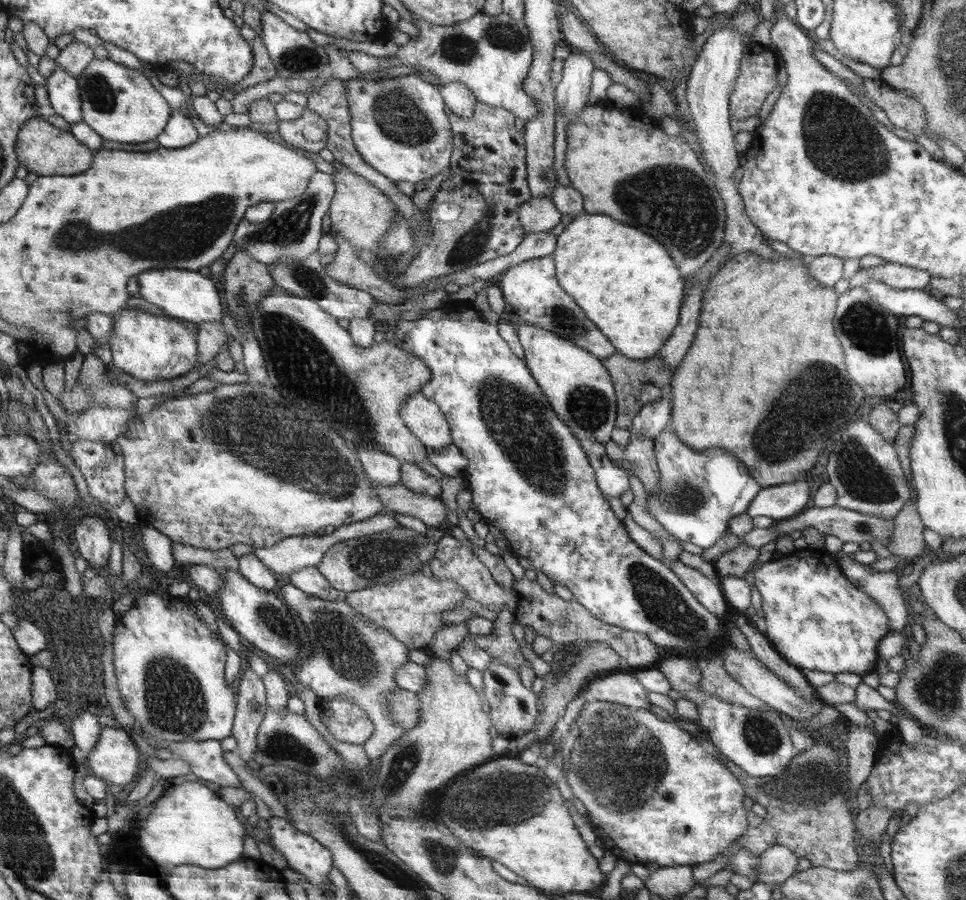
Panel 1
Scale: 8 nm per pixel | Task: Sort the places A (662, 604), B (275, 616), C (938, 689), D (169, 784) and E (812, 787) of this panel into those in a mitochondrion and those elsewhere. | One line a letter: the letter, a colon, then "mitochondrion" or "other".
A: mitochondrion
B: mitochondrion
C: mitochondrion
D: other
E: mitochondrion

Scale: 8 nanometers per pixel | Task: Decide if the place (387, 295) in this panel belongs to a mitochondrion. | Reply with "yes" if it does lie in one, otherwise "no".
no

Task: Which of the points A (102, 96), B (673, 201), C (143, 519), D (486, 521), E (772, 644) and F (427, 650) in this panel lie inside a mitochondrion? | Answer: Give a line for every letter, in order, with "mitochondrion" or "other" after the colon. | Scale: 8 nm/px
A: mitochondrion
B: mitochondrion
C: other
D: other
E: other
F: other

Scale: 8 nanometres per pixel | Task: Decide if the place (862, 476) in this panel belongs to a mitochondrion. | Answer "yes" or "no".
yes

